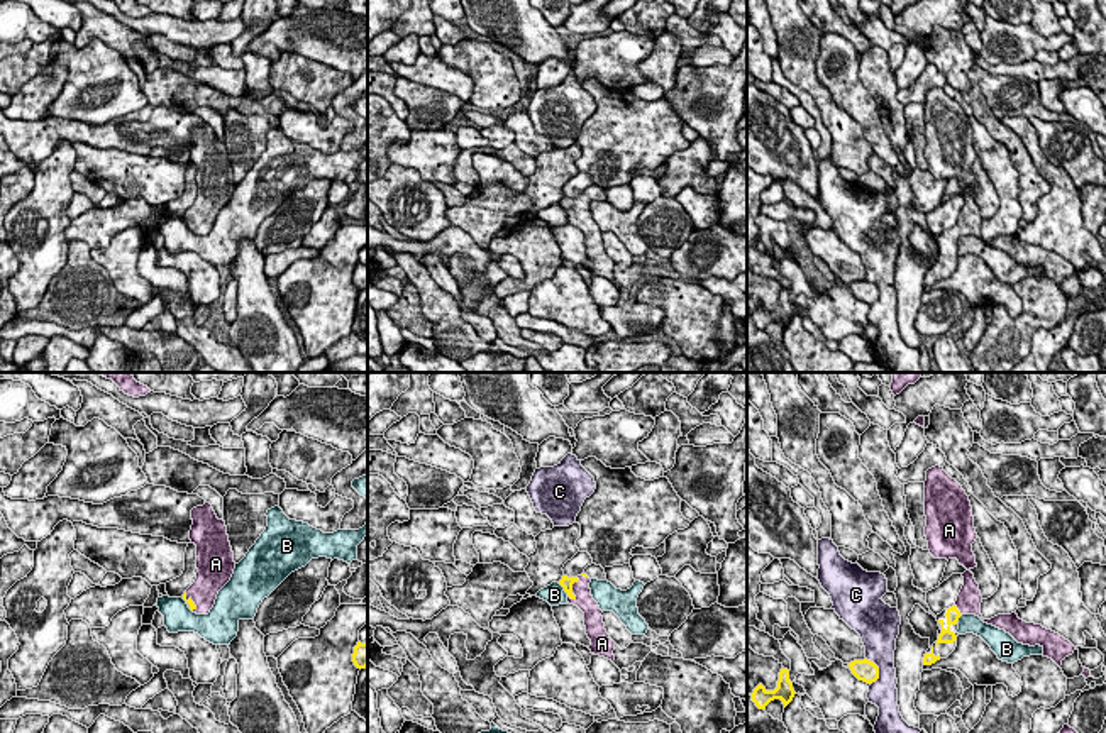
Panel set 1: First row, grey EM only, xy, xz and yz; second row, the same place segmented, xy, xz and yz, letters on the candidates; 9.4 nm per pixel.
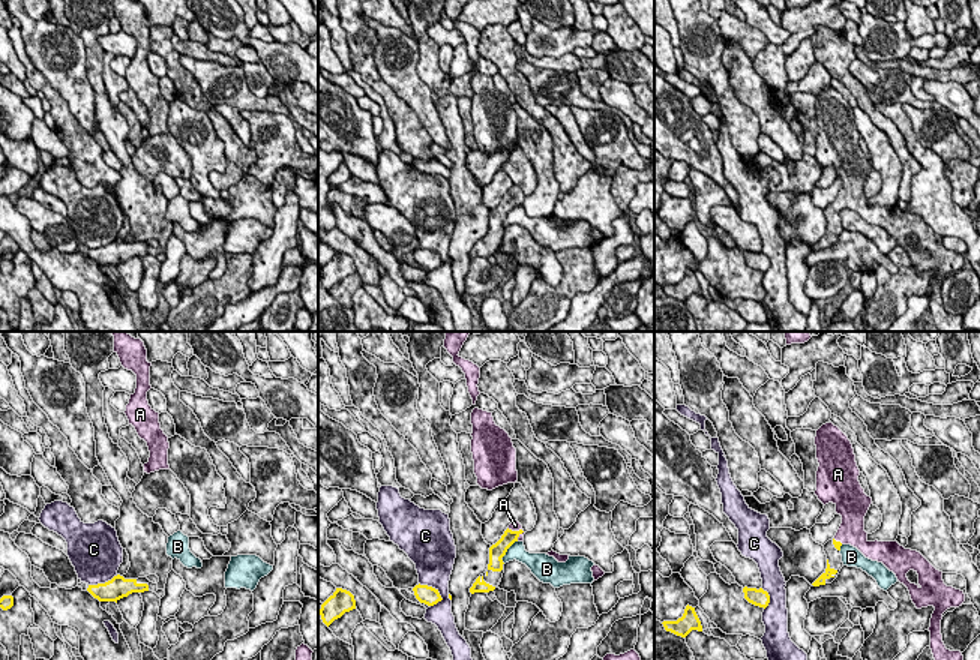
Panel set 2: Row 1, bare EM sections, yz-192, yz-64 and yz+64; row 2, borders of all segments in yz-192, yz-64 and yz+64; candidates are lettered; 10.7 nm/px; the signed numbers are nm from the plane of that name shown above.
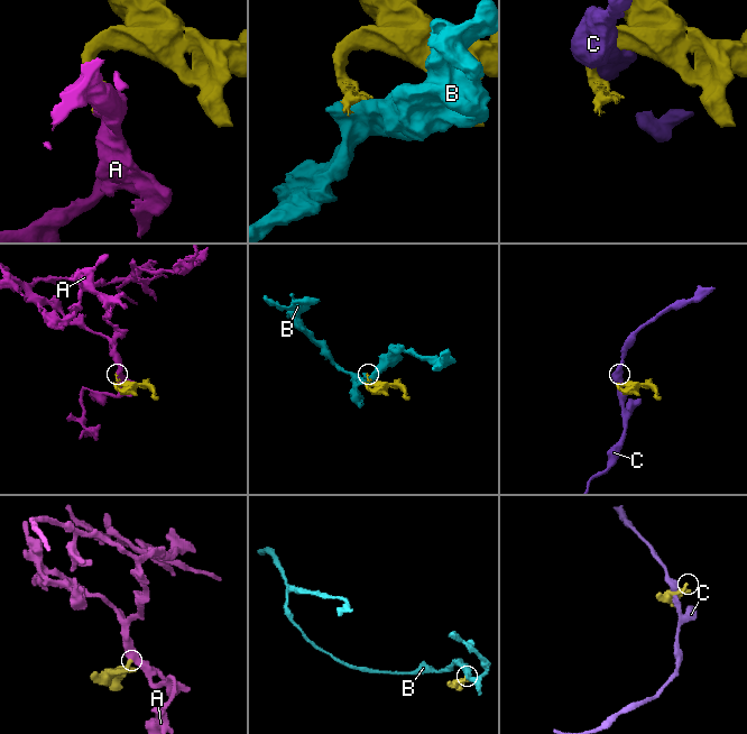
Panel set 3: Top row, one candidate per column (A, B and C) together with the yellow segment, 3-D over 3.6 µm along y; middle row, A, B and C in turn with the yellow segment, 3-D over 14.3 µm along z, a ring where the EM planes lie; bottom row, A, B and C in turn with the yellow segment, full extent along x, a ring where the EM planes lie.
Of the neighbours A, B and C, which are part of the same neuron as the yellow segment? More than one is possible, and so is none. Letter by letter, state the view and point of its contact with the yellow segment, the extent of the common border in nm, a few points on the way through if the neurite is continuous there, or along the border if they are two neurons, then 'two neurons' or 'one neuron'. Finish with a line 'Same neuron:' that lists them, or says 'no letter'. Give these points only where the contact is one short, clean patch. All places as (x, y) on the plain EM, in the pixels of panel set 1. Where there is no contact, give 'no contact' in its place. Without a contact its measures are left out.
A: meets yellow in xz at (571, 210); contact 240 nm long; runs through xz (566, 203), (571, 210), (585, 222); one neuron
B: meets yellow in xz at (564, 210); contact 160 nm long; border along xz (558, 203), (568, 215); two neurons
C: meets yellow in yz at (878, 292); contact 280 nm long; two neurons
Same neuron: A

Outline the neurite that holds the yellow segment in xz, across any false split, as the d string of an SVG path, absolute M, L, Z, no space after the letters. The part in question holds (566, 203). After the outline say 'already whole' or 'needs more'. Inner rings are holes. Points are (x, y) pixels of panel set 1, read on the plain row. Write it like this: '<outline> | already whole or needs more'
M581 195L578 198L562 196L559 201L559 205L567 213L567 223L578 227L584 234L586 256L591 261L591 266L588 269L591 274L613 283L615 262L605 251L601 237L603 232L591 217L589 203L591 200L586 195Z | needs more

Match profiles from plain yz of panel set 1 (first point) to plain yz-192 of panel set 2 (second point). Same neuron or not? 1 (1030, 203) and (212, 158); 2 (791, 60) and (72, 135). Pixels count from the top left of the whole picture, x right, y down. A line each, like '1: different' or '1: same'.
1: different
2: same

